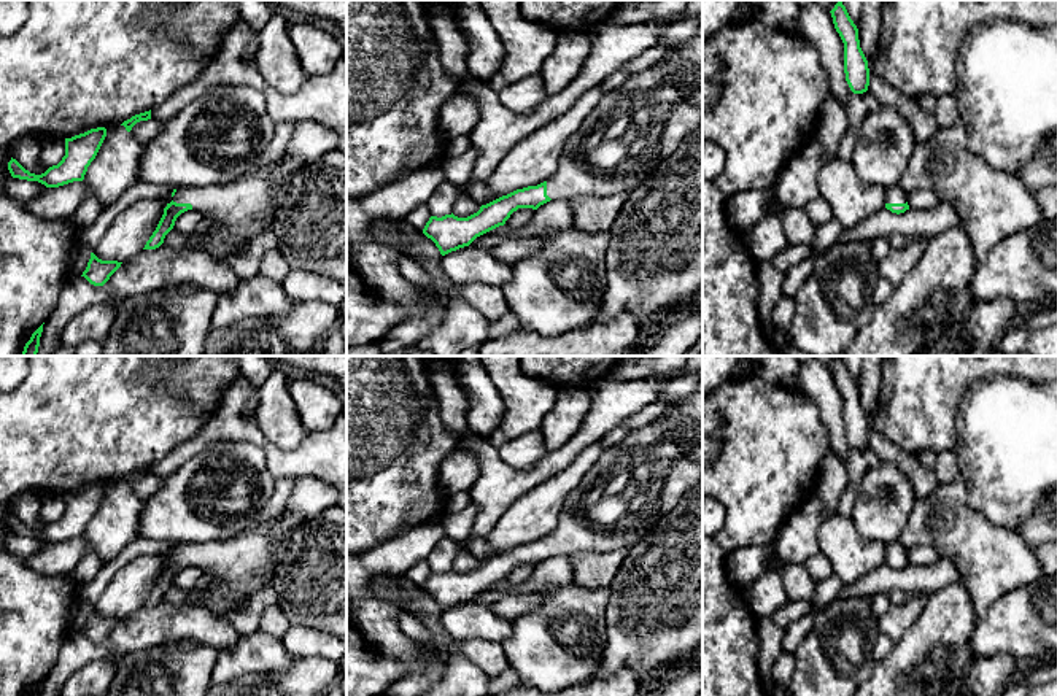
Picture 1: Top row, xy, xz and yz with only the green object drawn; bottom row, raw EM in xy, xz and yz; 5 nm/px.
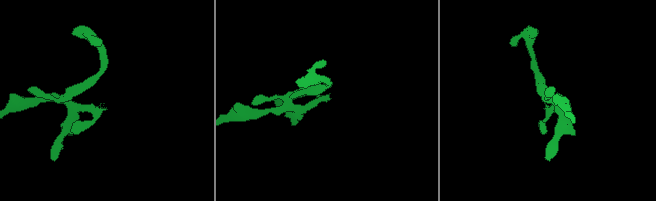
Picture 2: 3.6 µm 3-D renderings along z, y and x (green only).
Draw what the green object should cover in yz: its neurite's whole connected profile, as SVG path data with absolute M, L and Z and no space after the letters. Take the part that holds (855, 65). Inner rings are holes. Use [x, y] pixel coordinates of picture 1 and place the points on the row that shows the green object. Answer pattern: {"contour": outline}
{"contour": "M842 2L830 11L836 32L844 43L844 73L854 94L863 94L869 86L868 60L860 48L858 29L850 19Z"}

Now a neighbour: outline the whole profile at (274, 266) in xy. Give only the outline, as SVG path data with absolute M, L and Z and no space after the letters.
M270 251L261 259L261 273L270 280L281 283L291 267L278 251Z

